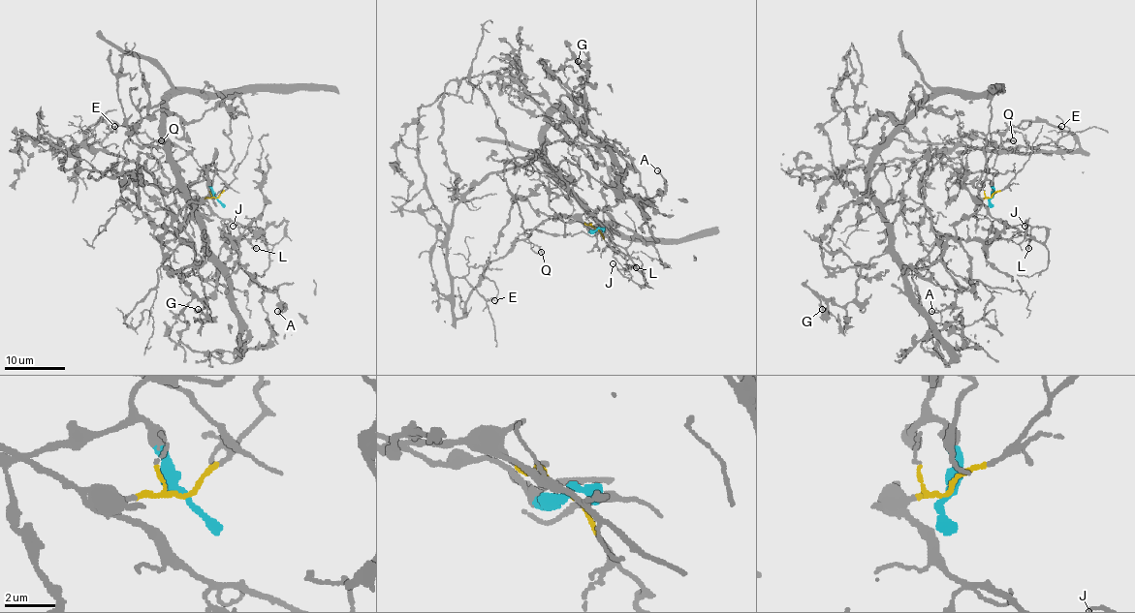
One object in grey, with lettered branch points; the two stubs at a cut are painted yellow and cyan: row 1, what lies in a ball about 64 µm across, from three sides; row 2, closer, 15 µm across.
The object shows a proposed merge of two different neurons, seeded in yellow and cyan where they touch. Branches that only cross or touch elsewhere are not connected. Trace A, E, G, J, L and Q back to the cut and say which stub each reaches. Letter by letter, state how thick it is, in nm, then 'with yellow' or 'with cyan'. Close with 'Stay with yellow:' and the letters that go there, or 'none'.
A: 220 nm thick; with cyan
E: 140 nm thick; with yellow
G: 180 nm thick; with cyan
J: 110 nm thick; with yellow
L: 280 nm thick; with yellow
Q: 140 nm thick; with yellow
Stay with yellow: E, J, L, Q

